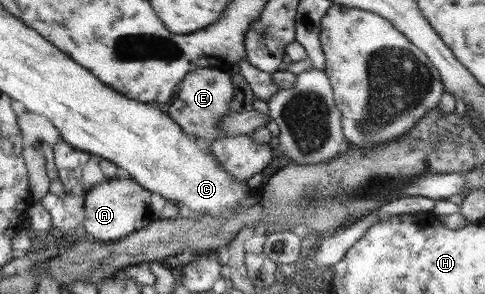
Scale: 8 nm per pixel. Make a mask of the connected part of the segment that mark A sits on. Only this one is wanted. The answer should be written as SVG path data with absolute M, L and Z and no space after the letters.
M104 179L86 192L84 198L84 218L82 224L85 231L94 241L117 241L149 225L156 218L149 204L150 191L143 189L131 179Z

